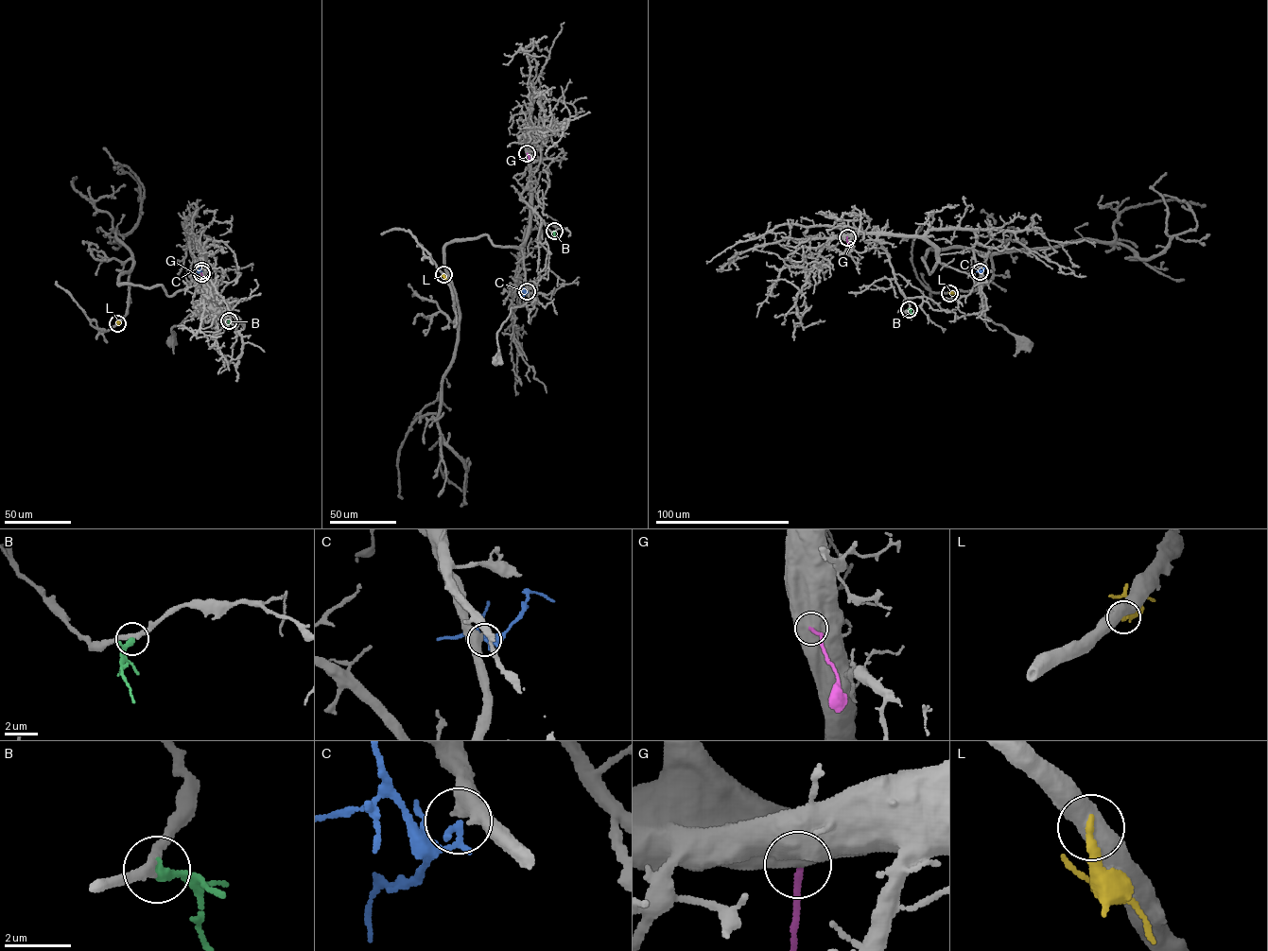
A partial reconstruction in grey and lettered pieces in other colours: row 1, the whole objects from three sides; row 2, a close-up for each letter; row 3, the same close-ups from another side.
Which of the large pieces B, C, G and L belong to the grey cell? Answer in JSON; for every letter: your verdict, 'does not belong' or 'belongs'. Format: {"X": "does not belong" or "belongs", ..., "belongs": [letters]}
{"B": "does not belong", "C": "belongs", "G": "does not belong", "L": "does not belong", "belongs": ["C"]}

